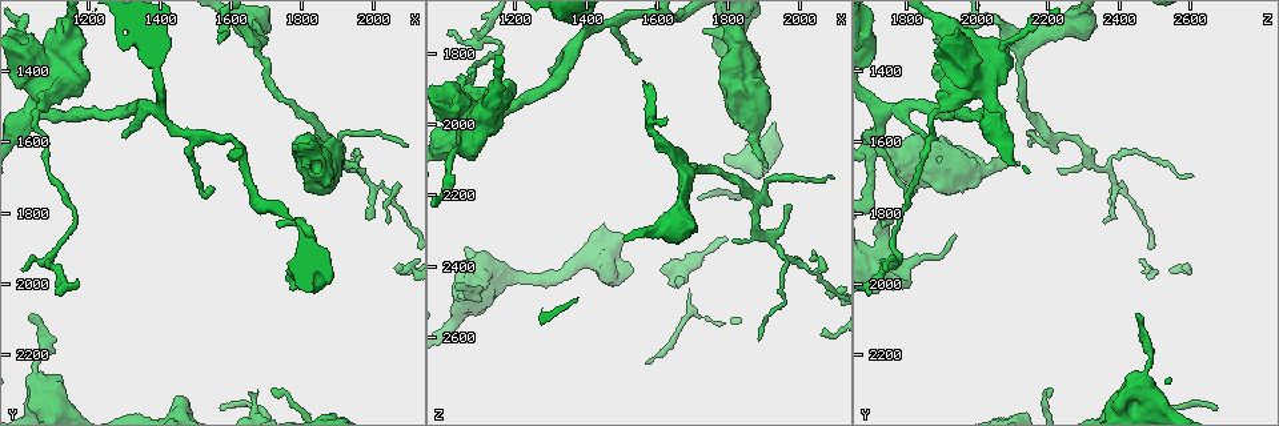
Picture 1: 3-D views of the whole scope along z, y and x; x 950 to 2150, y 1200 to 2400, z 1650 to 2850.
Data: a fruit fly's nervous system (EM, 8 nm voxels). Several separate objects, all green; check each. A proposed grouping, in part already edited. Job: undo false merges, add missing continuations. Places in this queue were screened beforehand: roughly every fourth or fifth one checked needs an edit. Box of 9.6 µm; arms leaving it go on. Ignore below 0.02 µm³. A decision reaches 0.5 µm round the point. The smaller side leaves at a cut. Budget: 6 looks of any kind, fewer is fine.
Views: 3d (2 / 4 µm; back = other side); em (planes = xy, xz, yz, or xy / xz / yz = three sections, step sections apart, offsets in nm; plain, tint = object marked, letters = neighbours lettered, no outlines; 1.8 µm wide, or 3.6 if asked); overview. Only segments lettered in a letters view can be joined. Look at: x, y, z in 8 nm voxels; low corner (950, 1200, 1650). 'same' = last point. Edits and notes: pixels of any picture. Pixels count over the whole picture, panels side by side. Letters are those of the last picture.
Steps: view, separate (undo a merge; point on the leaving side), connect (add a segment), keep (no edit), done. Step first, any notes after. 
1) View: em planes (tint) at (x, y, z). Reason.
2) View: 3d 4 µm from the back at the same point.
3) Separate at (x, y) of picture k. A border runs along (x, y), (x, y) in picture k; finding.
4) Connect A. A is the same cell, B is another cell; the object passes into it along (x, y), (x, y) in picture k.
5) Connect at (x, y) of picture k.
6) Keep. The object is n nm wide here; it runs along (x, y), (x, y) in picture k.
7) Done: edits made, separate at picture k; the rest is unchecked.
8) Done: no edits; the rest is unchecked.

View: em planes (plain) at (1730, 1840, 1730). Free end.

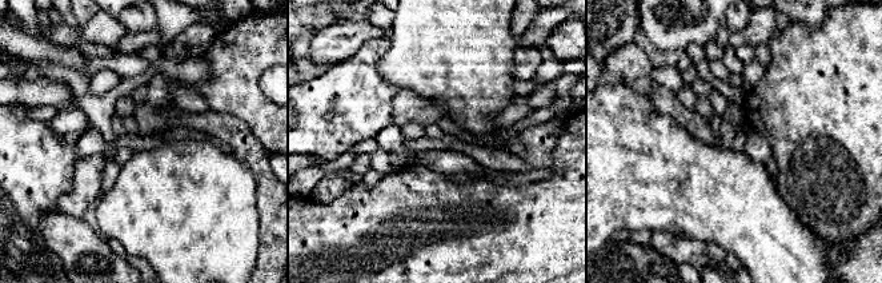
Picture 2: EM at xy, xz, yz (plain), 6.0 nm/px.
View: em planes (letters) at the same point. What lies round it.

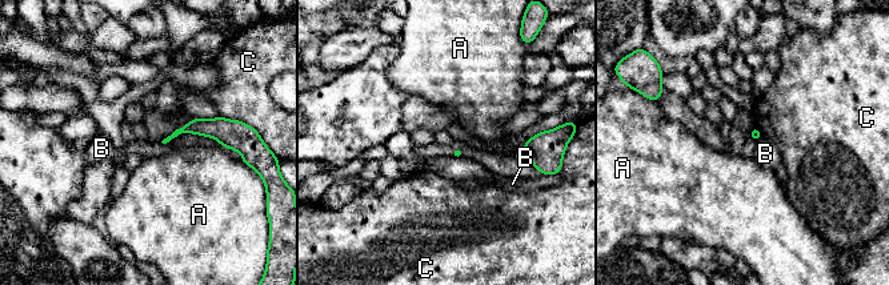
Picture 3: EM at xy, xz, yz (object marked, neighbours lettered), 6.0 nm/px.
Keep. A, B and C are other cells; none of them fits.

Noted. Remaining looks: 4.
View: em 3.6 µm xy step 8 (letters) at (1850, 1640, 1830). Sharp bend.

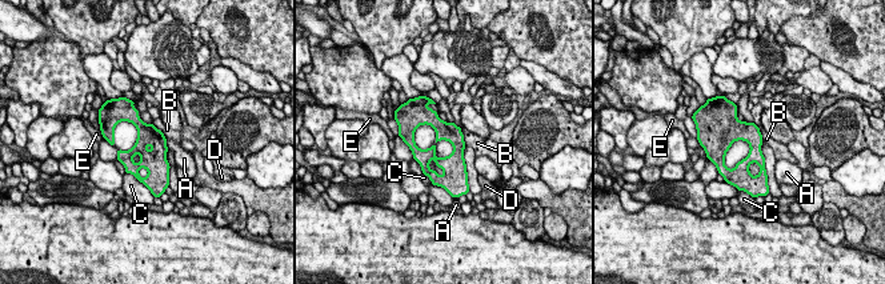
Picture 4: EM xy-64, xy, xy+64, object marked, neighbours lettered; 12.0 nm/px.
View: em 3.6 µm planes (letters) at the same point.

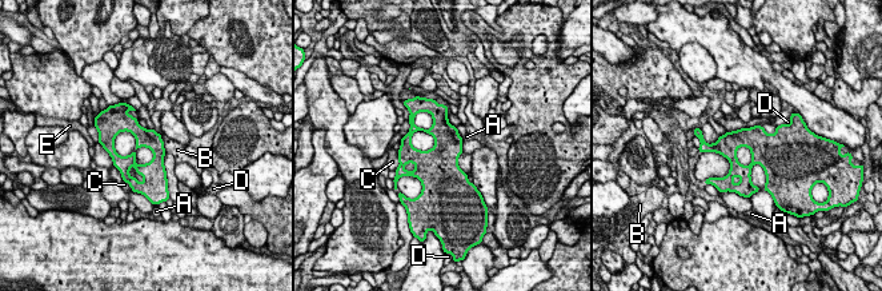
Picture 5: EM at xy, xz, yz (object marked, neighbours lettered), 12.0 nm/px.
Keep. A, B, C, D and E are other cells; continuous, no second cell.

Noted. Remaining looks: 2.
View: em yz step 4 (tint) at (1690, 1320, 2140). Branch point.

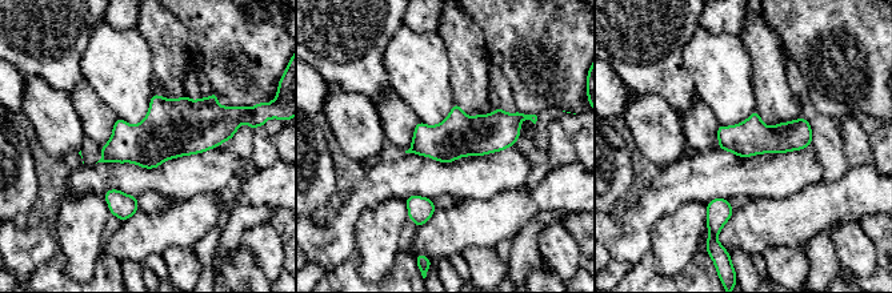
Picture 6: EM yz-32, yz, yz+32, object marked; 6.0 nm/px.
View: em planes (letters) at the same point. Cut it another way.

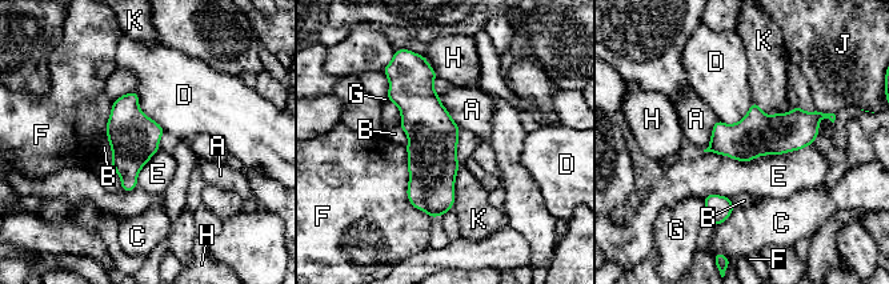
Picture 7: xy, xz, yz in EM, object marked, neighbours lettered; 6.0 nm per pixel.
Keep. The object is 260 nm wide here; A, B, C, D, E, F, G, H, J and K are other cells; a border runs along (812, 143), (745, 162), (704, 152) in picture 7; one cell here.

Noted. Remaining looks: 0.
Done: no edits; the rest is unchecked.

